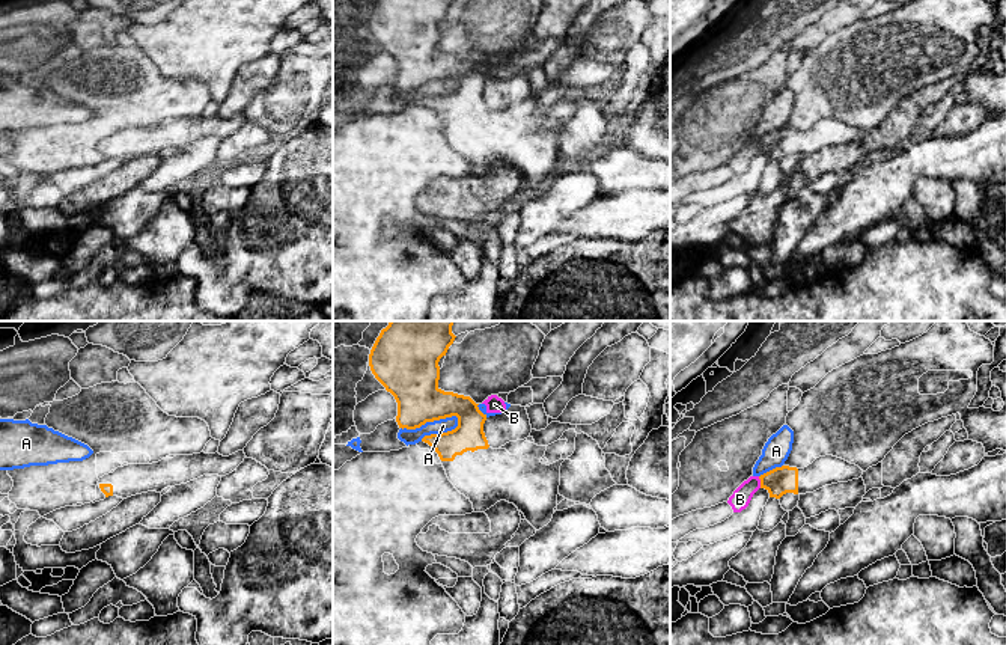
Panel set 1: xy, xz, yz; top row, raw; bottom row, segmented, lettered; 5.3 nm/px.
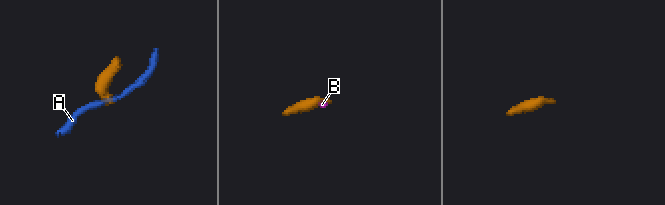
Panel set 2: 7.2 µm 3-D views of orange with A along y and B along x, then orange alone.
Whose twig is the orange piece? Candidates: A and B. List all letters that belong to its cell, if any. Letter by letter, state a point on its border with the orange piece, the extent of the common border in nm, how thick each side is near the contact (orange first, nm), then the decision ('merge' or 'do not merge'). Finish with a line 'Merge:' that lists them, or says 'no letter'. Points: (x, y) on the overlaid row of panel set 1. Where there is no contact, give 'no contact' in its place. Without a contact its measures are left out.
A: xz (429, 421) | 320 nm | 280/80 nm | do not merge
B: yz (761, 482) | 70 nm | 150/100 nm | do not merge
Merge: no letter

